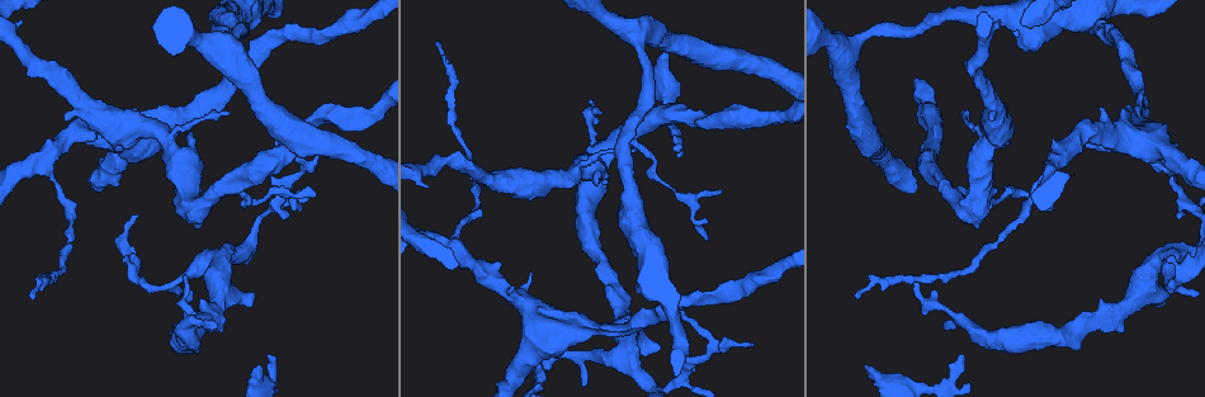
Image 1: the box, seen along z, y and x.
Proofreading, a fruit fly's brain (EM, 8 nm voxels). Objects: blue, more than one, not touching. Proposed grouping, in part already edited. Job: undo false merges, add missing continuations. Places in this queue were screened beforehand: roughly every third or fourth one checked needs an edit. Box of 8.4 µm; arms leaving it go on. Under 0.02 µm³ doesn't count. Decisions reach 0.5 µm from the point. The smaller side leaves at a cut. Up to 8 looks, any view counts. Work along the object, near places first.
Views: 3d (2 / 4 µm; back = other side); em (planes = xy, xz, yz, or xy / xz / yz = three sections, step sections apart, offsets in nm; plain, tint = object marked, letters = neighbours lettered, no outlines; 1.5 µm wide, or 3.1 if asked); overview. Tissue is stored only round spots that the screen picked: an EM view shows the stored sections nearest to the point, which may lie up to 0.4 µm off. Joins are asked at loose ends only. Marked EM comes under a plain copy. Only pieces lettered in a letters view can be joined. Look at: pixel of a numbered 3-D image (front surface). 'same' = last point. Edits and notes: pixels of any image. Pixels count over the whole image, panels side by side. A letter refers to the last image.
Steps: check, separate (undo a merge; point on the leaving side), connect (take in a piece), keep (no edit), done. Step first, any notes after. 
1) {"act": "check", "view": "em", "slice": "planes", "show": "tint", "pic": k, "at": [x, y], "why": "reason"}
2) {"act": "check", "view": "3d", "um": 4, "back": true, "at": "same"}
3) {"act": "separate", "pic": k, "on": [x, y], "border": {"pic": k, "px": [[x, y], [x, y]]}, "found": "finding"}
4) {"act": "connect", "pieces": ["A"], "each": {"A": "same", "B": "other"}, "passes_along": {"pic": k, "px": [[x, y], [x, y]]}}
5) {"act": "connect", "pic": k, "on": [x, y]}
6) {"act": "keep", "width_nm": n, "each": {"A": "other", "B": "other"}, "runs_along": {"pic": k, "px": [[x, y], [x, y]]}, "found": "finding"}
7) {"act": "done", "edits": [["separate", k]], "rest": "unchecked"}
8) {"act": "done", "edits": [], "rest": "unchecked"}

{"act": "check", "view": "em", "slice": "planes", "show": "letters", "pic": 1, "at": [961, 357], "why": "free end"}

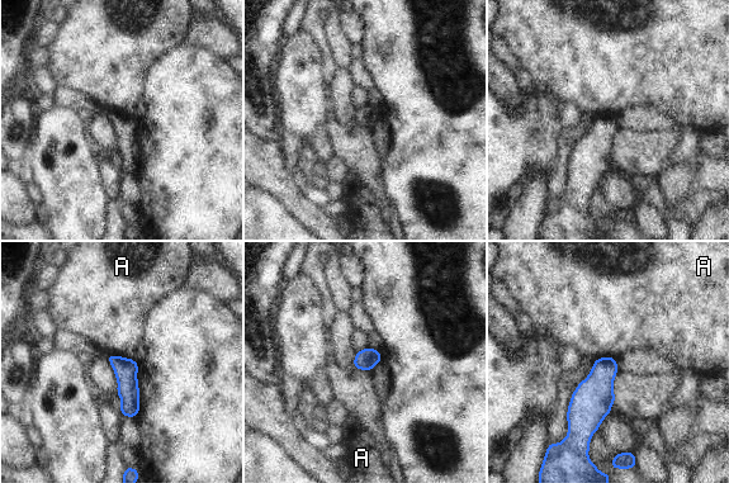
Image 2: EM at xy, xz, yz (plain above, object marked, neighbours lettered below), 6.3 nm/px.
{"act": "keep", "each": {"A": "other"}, "found": "no lettered piece goes on from it"}

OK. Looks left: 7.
{"act": "check", "view": "em", "slice": "xy", "step": 8, "show": "tint", "pic": 1, "at": [857, 298], "why": "end of a long branch"}

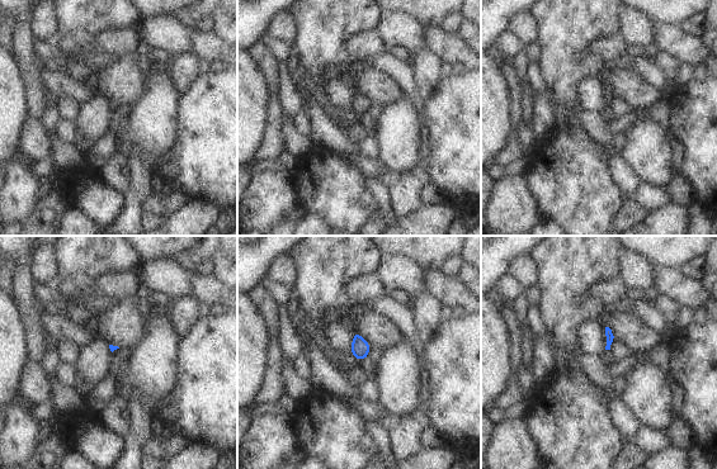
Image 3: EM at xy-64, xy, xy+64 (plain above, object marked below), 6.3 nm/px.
{"act": "check", "view": "em", "slice": "planes", "show": "letters", "at": "same", "why": "cut it another way"}

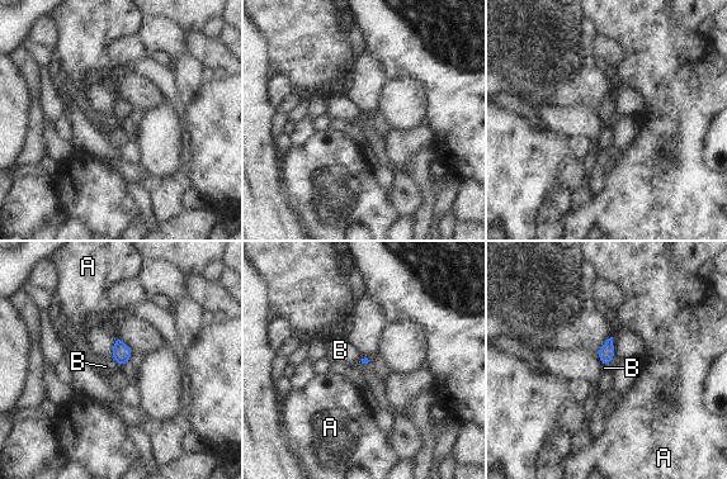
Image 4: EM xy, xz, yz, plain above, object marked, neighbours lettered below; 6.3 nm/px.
{"act": "keep", "each": {"A": "other", "B": "other"}, "border": {"pic": 4, "px": [[112, 356], [118, 364]]}, "found": "none of them fits"}

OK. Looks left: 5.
{"act": "check", "view": "3d", "um": 2, "back": true, "pic": 1, "at": [663, 55], "why": "an open end"}

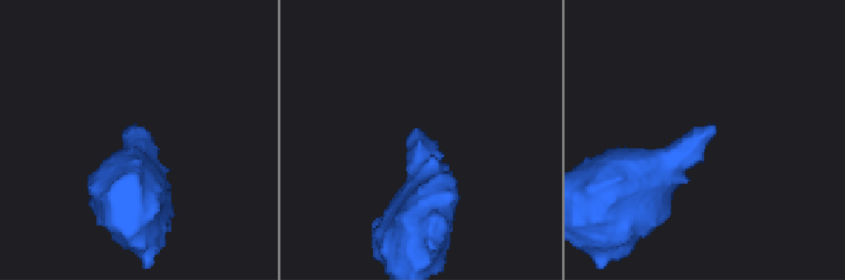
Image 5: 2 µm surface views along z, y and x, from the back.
{"act": "check", "view": "em", "slice": "planes", "show": "letters", "pic": 5, "at": [133, 128], "why": "now the EM"}

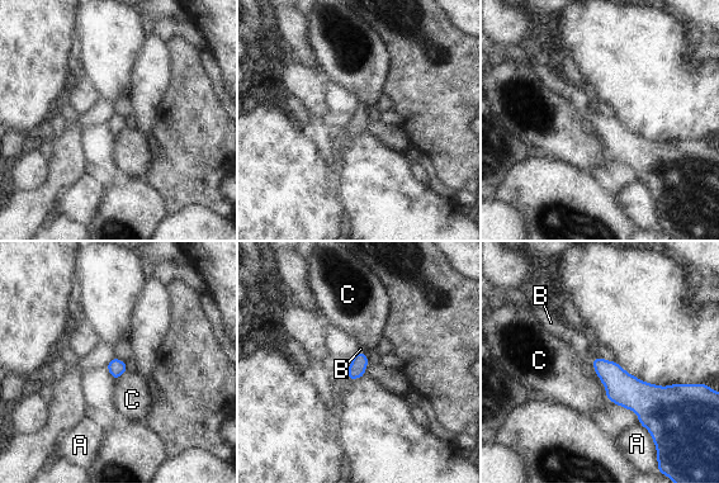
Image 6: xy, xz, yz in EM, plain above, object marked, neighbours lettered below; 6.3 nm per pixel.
{"act": "connect", "pieces": ["B"], "longest_contact_nm": ["C", 190], "each": {"A": "other", "B": "same", "C": "other"}, "passes_along": {"pic": 6, "px": [[621, 388], [594, 360], [576, 340]]}, "found": "it goes on there"}

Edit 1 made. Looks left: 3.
{"act": "check", "view": "3d", "um": 2, "pic": 1, "at": [1100, 108], "why": "branch stops here"}

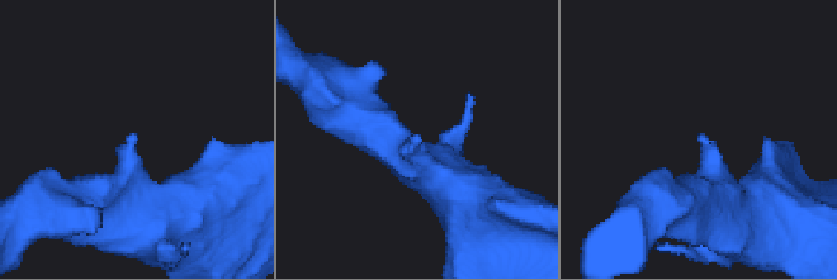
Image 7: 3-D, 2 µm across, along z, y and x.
{"act": "check", "view": "em", "slice": "xz", "step": 4, "show": "letters", "pic": 7, "at": [419, 139]}

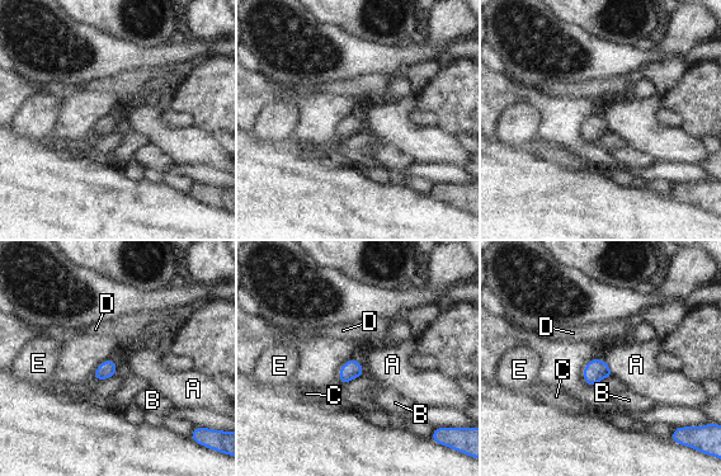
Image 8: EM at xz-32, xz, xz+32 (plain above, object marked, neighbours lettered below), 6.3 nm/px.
{"act": "keep", "each": {"A": "other", "B": "other", "C": "other", "D": "other", "E": "other"}, "border": {"pic": 8, "px": [[606, 361], [612, 375]]}, "found": "no lettered piece goes on from it"}

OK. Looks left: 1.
{"act": "done", "edits": [["connect", 6]], "rest": "unchecked"}

